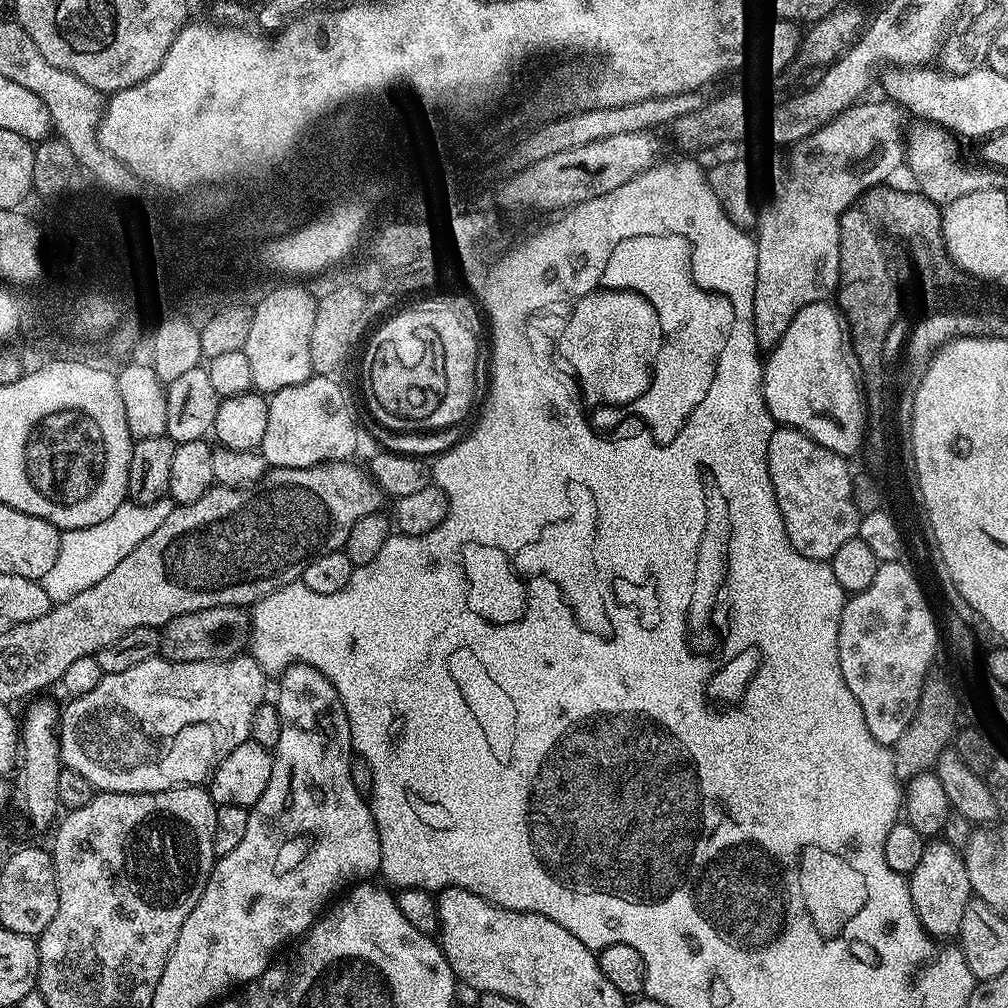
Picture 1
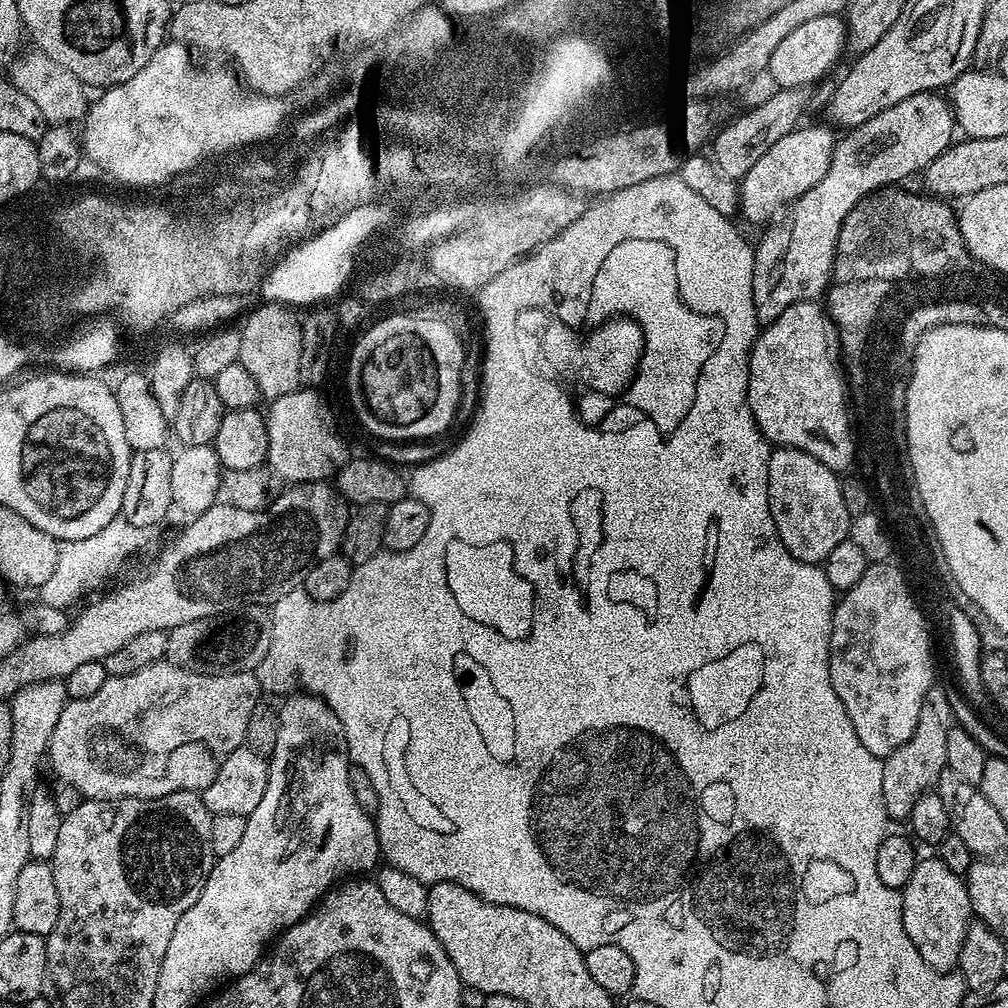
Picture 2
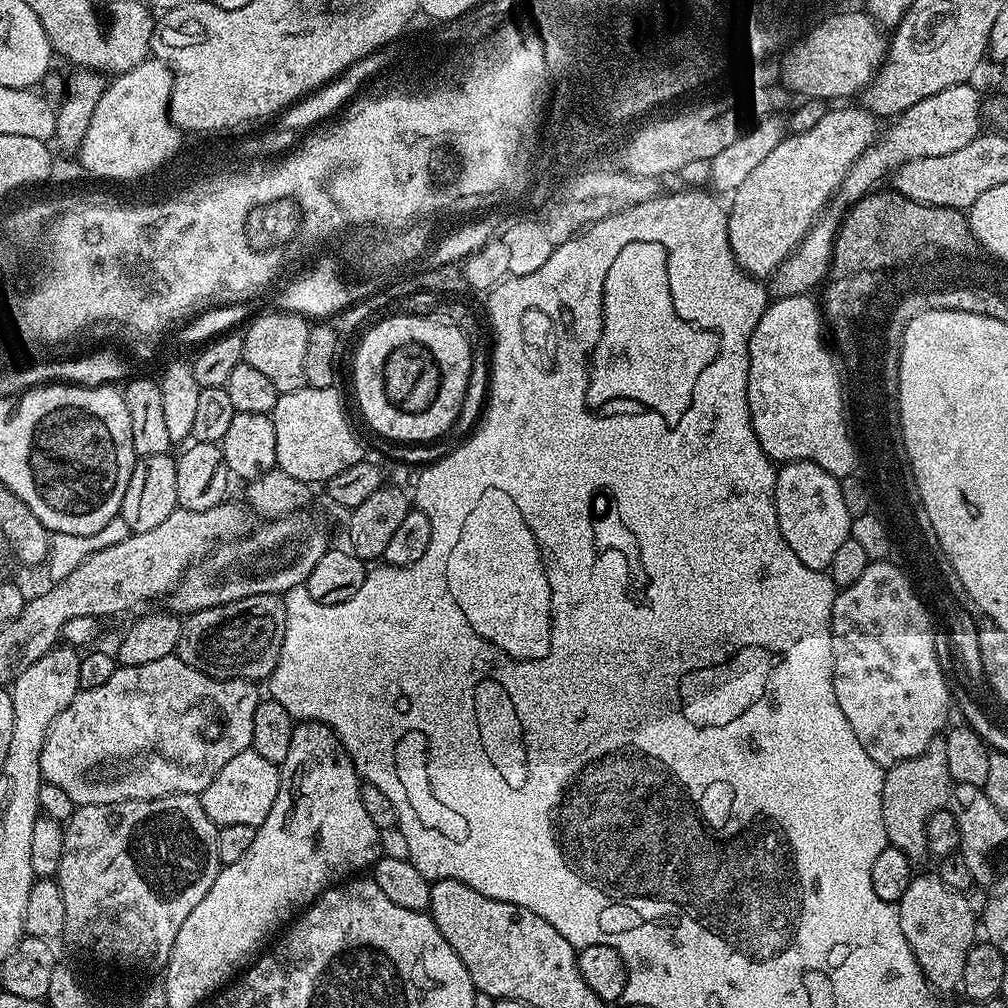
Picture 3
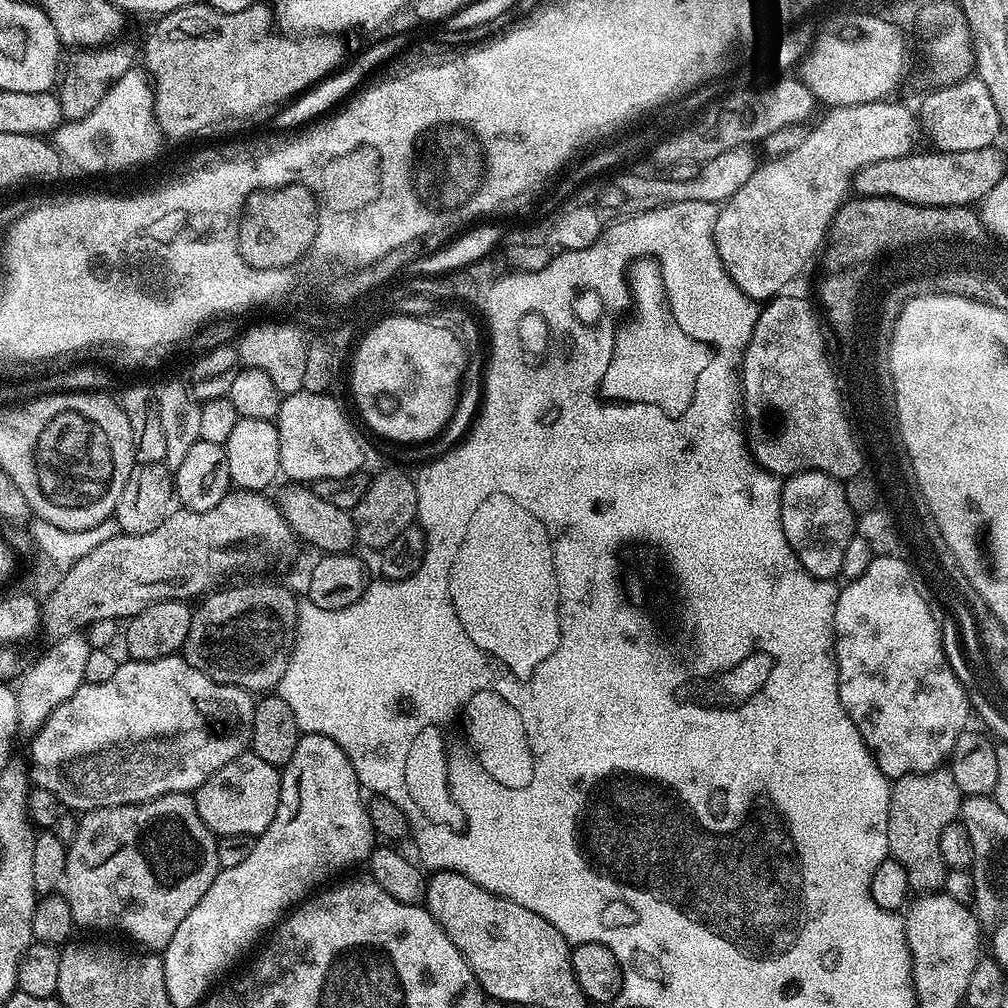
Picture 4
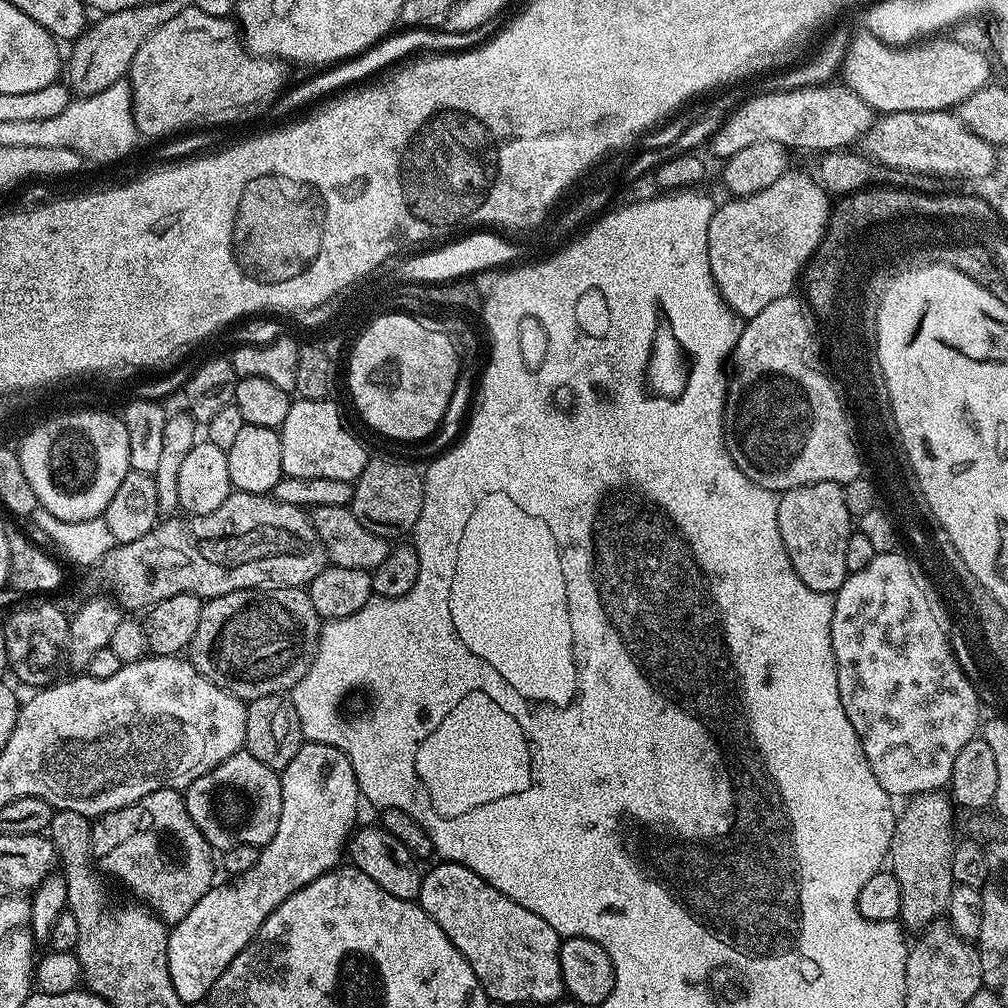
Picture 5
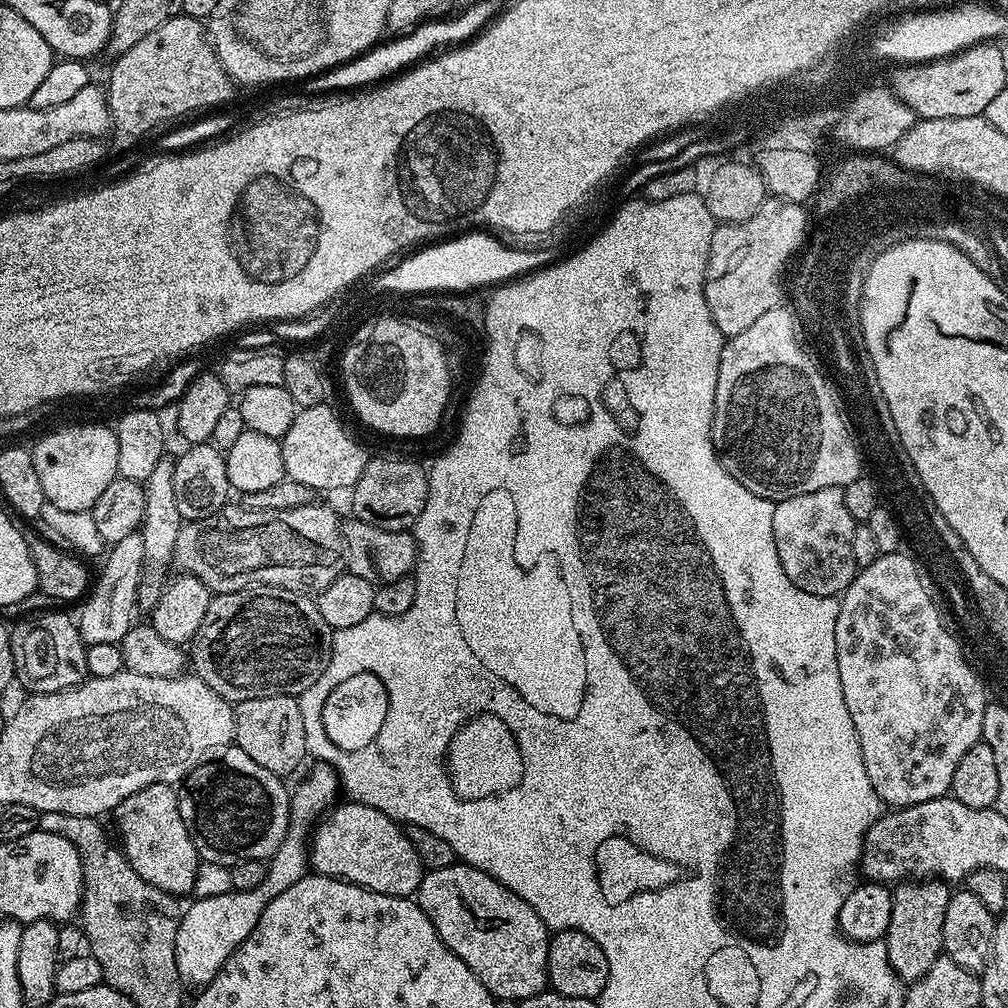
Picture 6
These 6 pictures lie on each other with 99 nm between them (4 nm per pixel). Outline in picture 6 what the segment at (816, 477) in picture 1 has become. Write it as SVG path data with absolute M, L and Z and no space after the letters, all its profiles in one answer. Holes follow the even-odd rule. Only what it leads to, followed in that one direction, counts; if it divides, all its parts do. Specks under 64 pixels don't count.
M827 488L814 490L810 494L798 494L794 498L786 498L776 504L774 510L774 546L778 546L778 562L782 562L782 570L786 570L786 578L794 582L806 594L839 597L854 582L858 571L854 562L853 539L857 520L846 510L844 489Z

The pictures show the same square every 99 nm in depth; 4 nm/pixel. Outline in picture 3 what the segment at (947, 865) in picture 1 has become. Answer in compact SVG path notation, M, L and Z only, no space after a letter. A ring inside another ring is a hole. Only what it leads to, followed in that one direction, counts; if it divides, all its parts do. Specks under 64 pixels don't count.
M913 875L906 894L898 901L900 925L914 958L920 963L920 971L937 993L945 994L951 988L960 988L962 970L966 970L966 954L978 940L978 916L972 913L972 904L965 893L946 886L939 875Z

